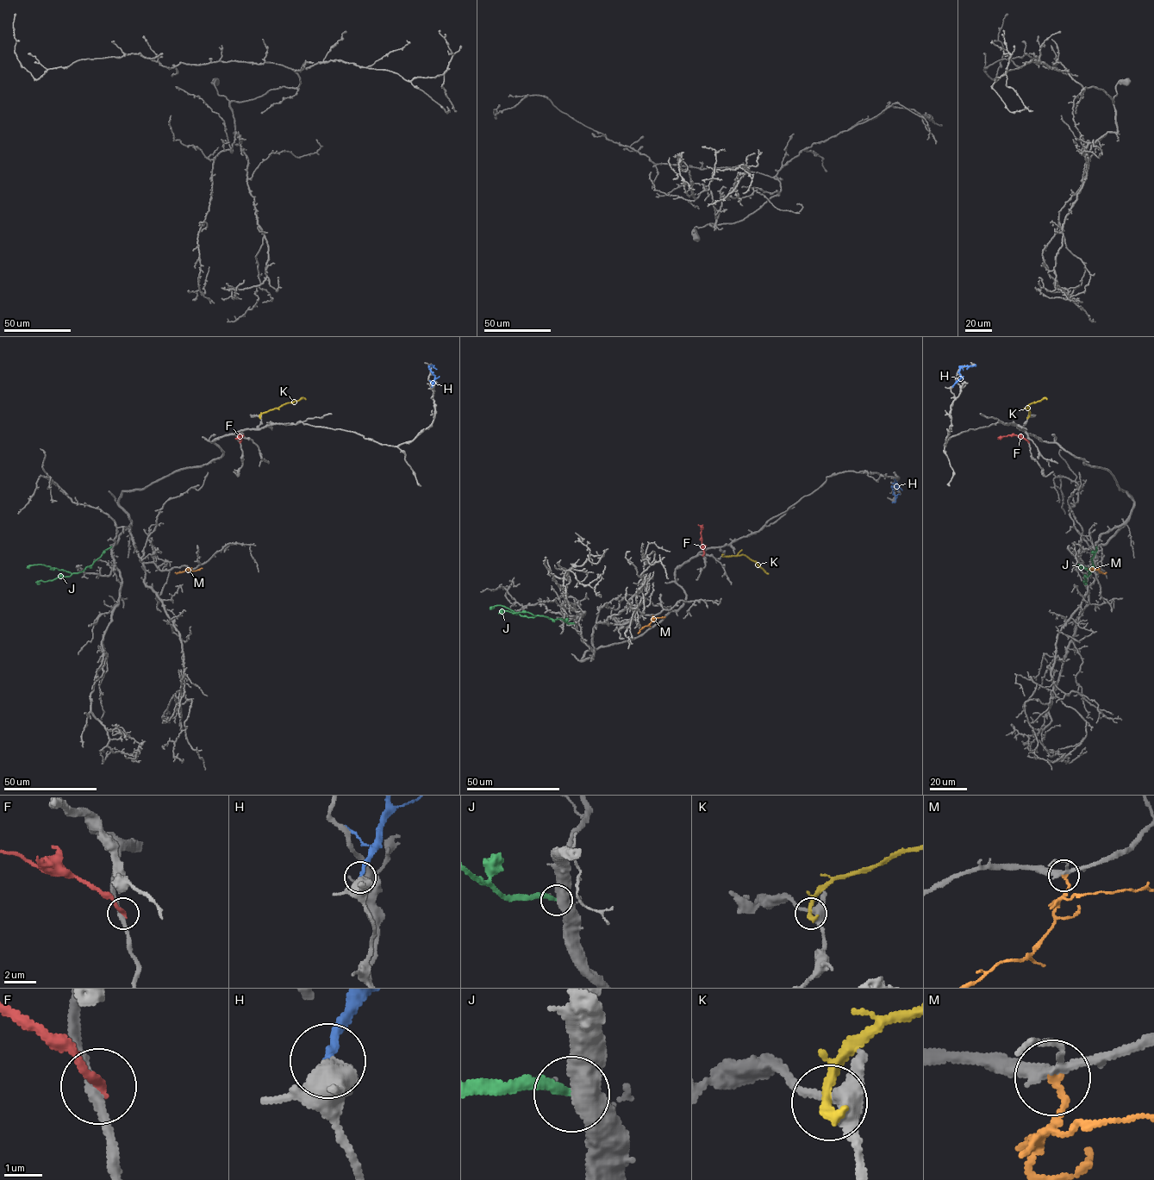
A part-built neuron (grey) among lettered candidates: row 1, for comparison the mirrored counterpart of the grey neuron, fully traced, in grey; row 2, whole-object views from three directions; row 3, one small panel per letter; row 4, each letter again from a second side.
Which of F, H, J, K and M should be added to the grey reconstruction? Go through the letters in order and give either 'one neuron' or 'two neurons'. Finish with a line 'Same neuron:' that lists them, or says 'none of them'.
F: two neurons
H: two neurons
J: two neurons
K: two neurons
M: two neurons
Same neuron: none of them

